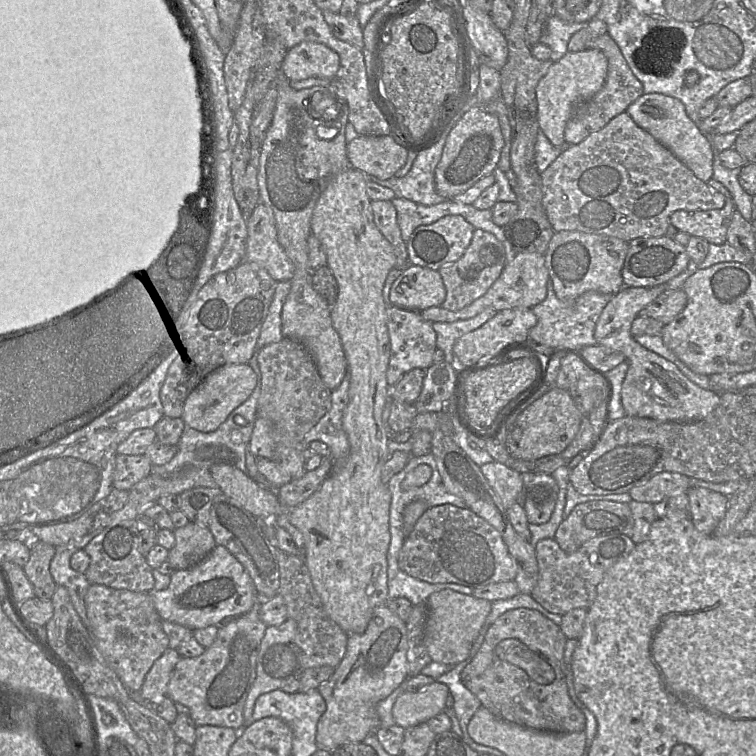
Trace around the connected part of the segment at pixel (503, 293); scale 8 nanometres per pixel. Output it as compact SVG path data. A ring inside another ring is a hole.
M518 253L510 262L506 263L501 275L489 290L470 305L458 311L449 311L442 306L431 307L420 312L420 315L430 322L450 323L471 319L487 308L493 308L498 312L511 308L532 308L546 298L549 278L544 255L539 253Z

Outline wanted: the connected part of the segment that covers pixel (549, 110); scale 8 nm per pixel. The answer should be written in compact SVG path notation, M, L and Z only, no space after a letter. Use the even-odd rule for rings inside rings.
M597 49L567 52L554 62L536 88L540 130L558 148L567 146L564 132L575 106L592 98L603 86L608 71L605 55Z

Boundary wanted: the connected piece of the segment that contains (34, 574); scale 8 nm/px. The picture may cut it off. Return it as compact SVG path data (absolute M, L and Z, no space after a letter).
M38 541L30 548L29 560L23 571L33 586L35 597L51 600L56 583L54 582L49 564L55 553L55 546Z

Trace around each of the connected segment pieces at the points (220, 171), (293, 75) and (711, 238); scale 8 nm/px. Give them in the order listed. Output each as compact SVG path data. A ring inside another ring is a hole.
M234 122L229 132L229 148L223 152L218 152L217 160L215 160L214 169L217 168L218 179L214 222L205 259L193 291L200 291L201 288L214 276L234 269L245 261L248 237L247 217L243 215L234 196L231 175L232 155L238 136L239 127L237 123Z
M305 41L288 49L281 65L281 75L288 81L313 77L332 79L339 65L339 55L335 51L324 44Z
M711 178L707 184L725 196L724 207L705 211L677 210L670 215L670 224L690 236L701 237L710 244L721 245L727 242L727 230L735 211L735 203L722 183Z

